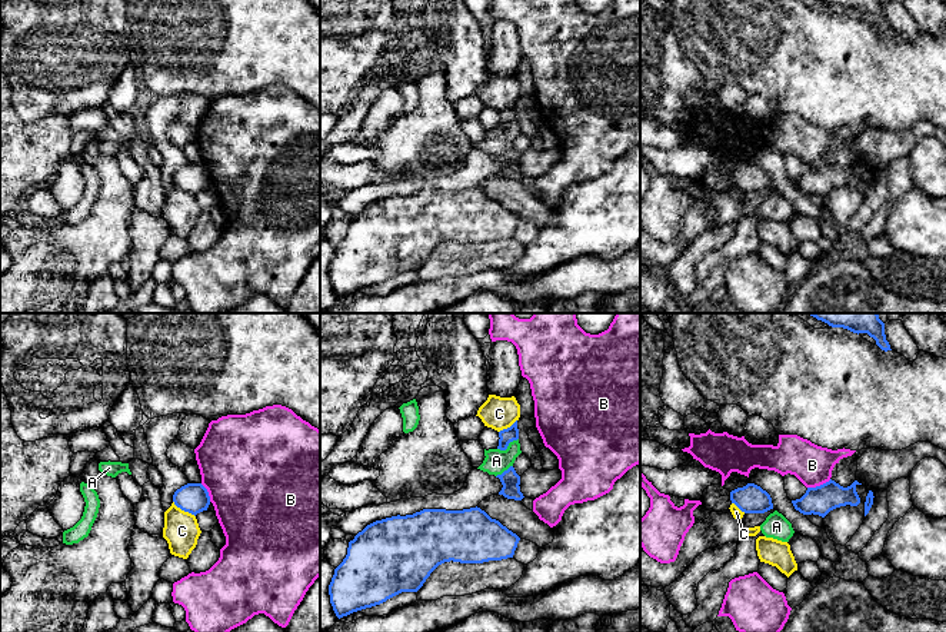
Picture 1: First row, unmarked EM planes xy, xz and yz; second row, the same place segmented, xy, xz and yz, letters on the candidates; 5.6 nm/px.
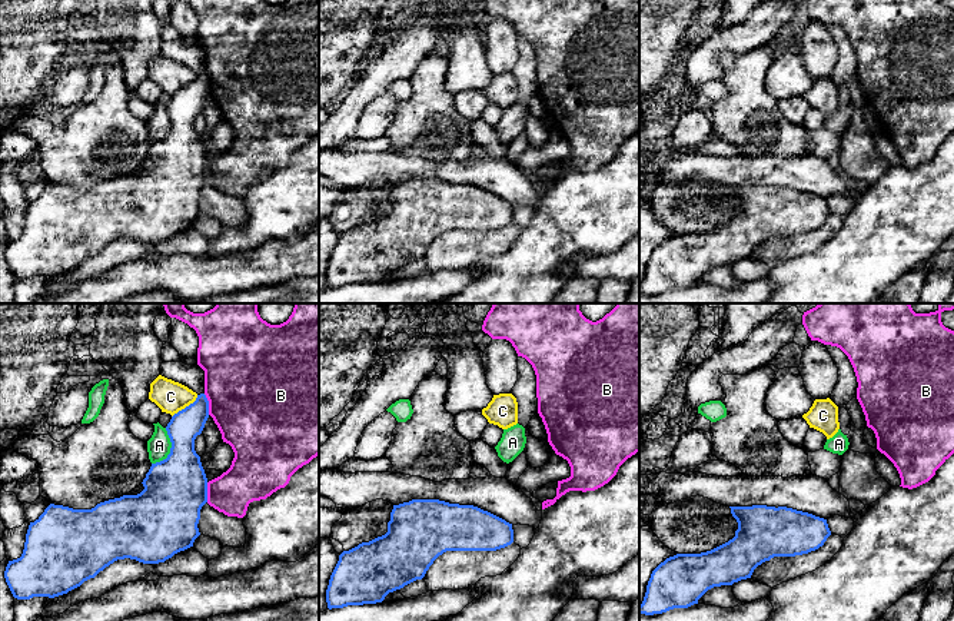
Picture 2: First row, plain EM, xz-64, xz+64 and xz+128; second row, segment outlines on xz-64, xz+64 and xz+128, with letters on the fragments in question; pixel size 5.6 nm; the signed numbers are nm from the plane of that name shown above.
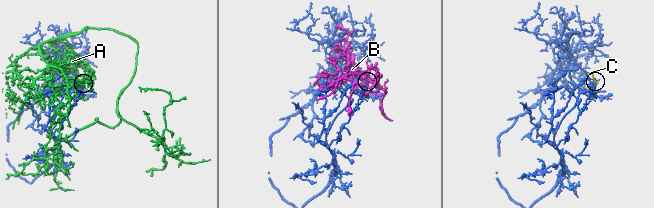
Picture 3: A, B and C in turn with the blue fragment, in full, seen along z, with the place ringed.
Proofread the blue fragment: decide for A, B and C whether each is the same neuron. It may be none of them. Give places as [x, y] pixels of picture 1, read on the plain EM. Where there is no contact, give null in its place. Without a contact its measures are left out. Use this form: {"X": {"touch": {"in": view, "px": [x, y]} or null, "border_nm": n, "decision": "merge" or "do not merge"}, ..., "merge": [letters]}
{"A": {"touch": {"in": "xz", "px": [508, 125]}, "border_nm": 140, "decision": "do not merge"}, "B": {"touch": {"in": "yz", "px": [820, 165]}, "border_nm": 140, "decision": "do not merge"}, "C": {"touch": {"in": "xy", "px": [183, 189]}, "border_nm": 160, "decision": "do not merge"}, "merge": []}

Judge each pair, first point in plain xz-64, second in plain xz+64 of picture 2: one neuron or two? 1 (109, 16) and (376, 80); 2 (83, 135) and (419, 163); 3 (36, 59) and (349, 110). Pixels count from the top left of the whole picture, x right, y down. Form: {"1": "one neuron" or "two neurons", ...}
{"1": "two neurons", "2": "two neurons", "3": "two neurons"}

